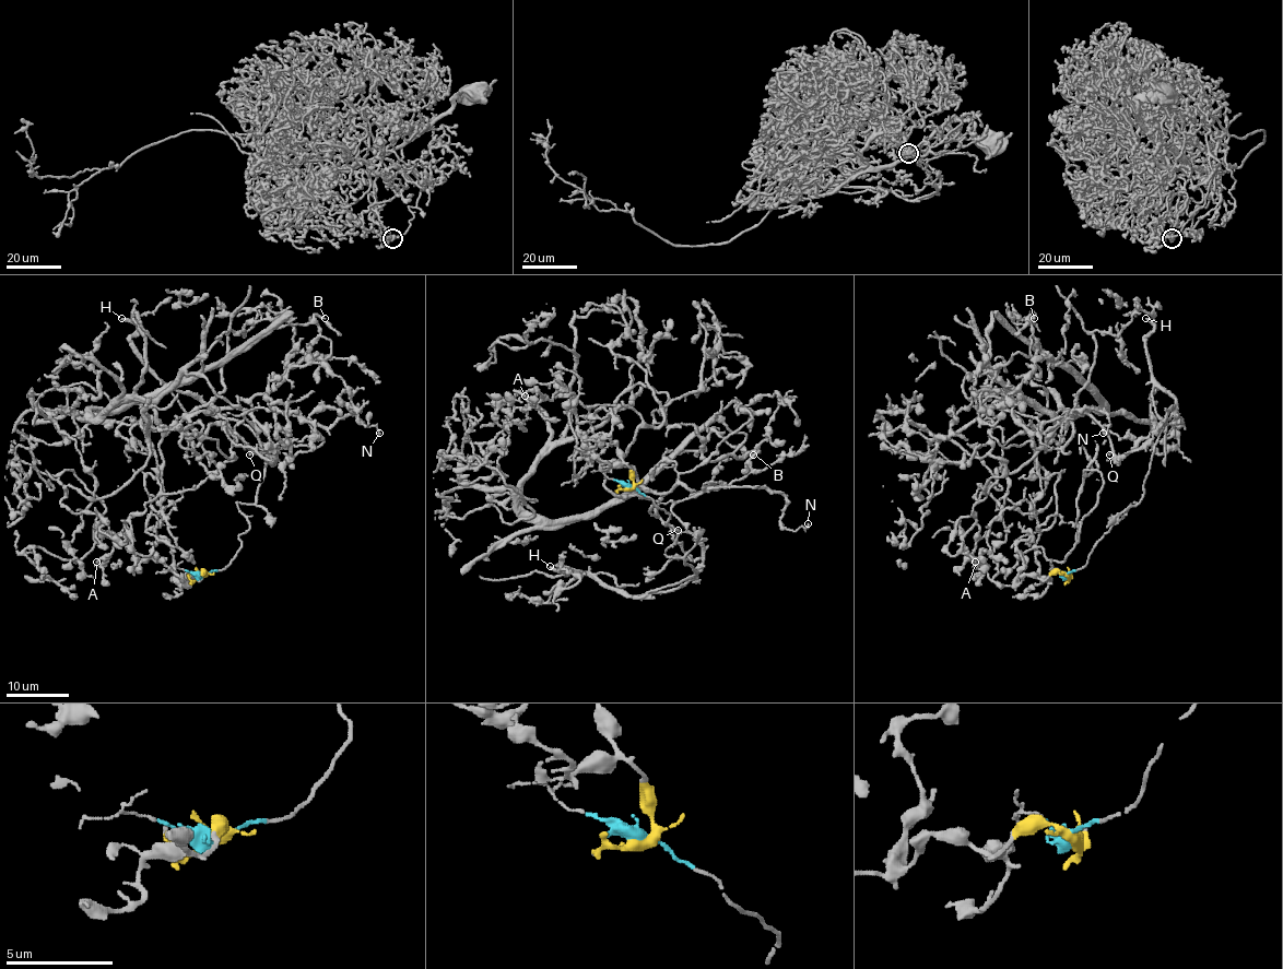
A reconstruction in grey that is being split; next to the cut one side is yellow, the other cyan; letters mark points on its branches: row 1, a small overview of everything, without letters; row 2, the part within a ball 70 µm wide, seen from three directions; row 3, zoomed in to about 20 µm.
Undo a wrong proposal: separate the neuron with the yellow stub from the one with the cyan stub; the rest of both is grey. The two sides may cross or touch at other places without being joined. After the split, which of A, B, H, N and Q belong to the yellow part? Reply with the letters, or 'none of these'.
A, B

